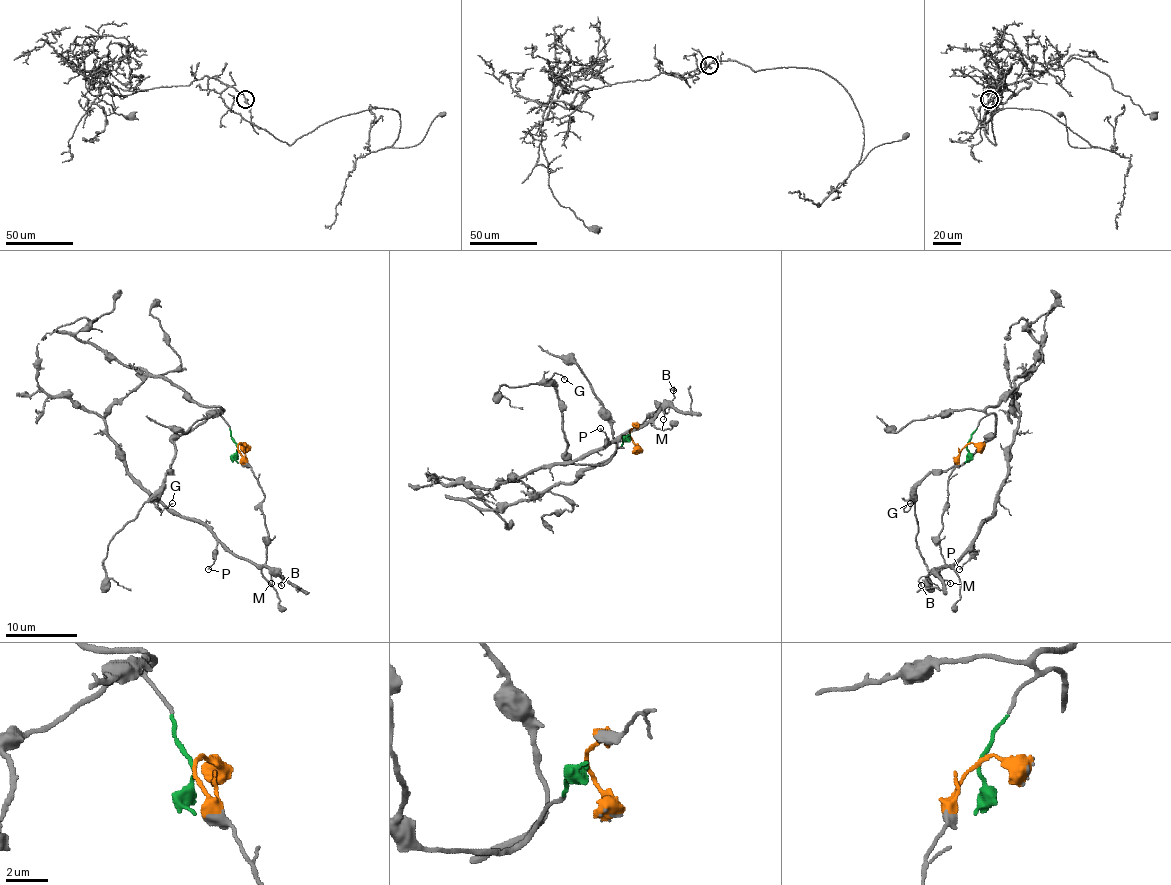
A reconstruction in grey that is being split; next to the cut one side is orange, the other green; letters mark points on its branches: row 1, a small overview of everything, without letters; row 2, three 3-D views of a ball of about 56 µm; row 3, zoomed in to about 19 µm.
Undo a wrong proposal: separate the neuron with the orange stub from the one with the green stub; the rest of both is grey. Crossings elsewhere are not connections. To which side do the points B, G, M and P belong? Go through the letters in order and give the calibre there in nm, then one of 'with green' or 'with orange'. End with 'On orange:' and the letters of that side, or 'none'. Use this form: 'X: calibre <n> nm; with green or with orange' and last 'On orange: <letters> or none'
B: calibre 130 nm; with orange
G: calibre 110 nm; with green
M: calibre 100 nm; with orange
P: calibre 110 nm; with orange
On orange: B, M, P

